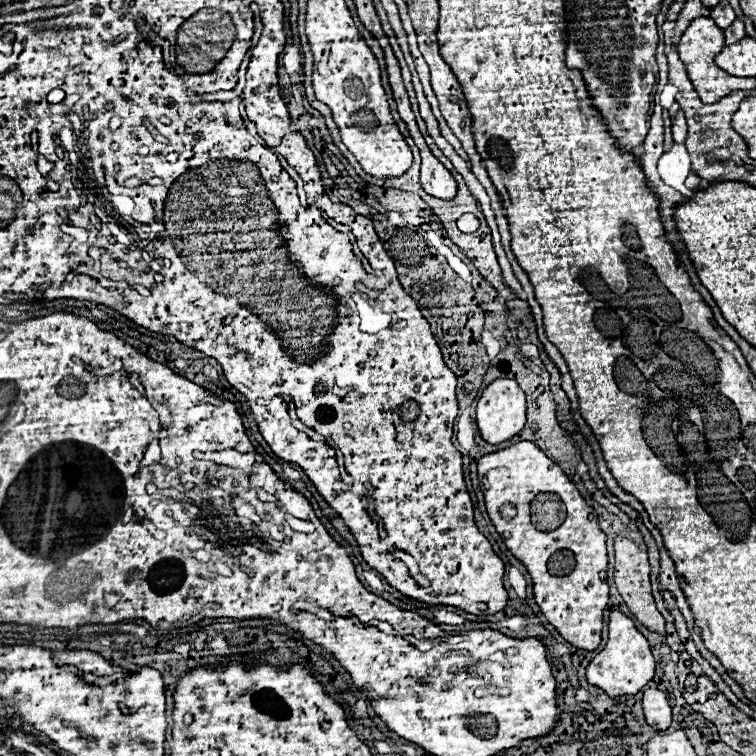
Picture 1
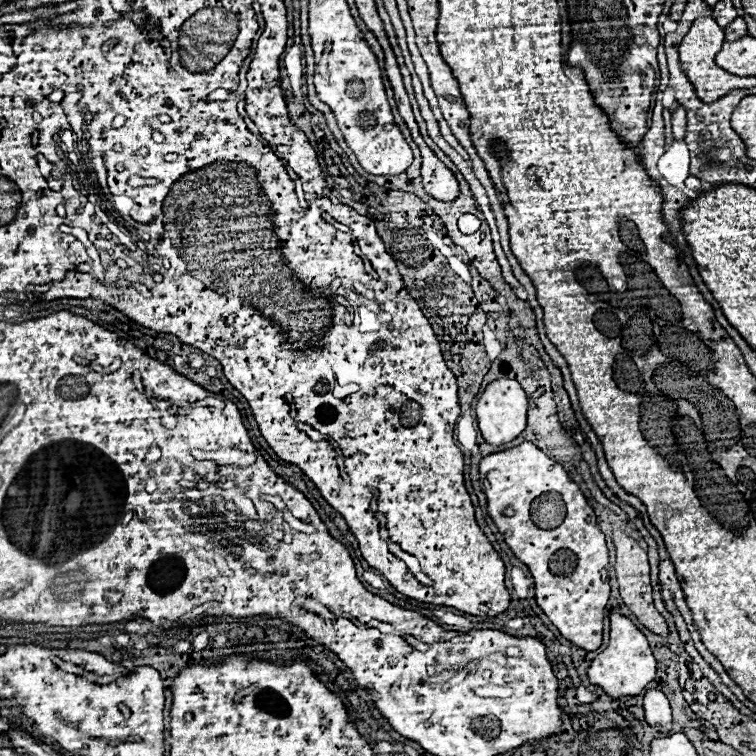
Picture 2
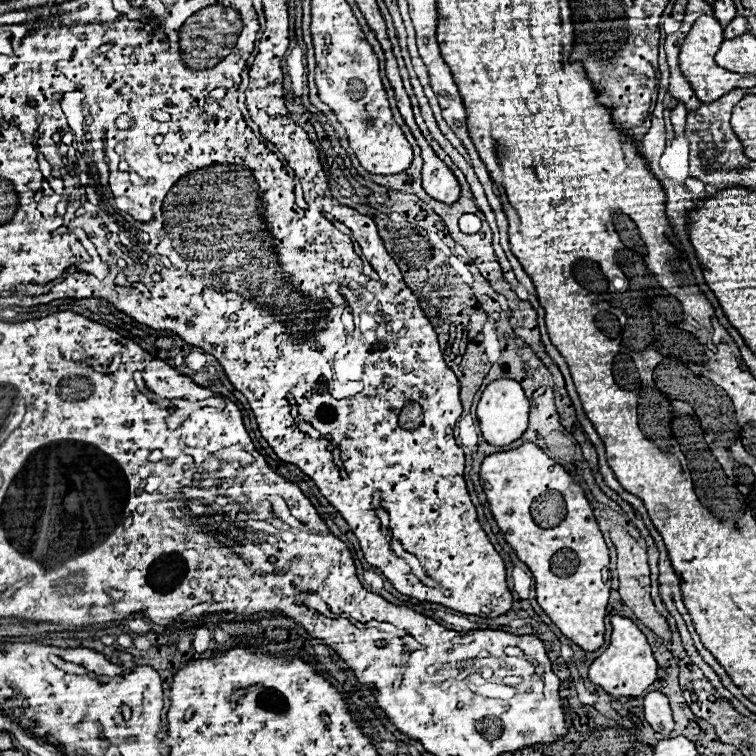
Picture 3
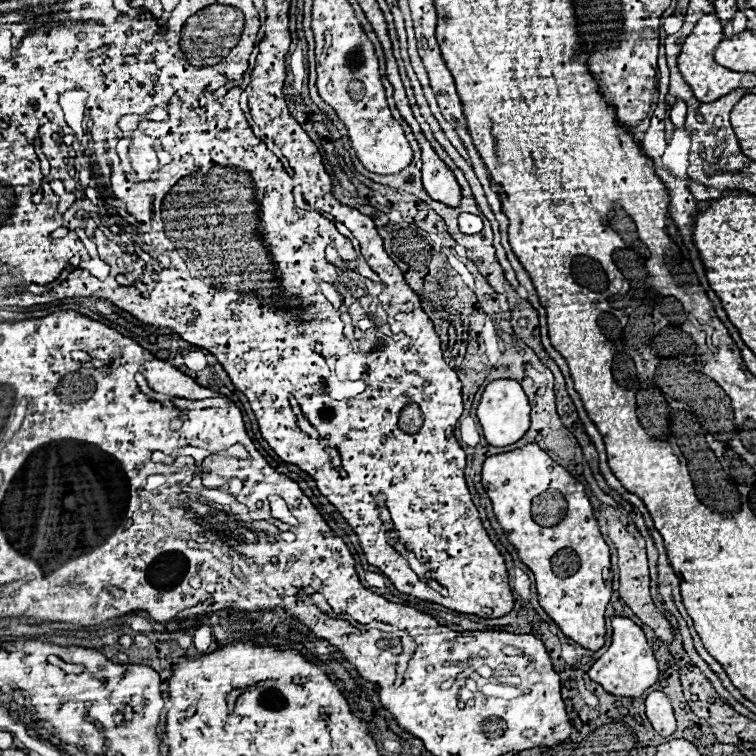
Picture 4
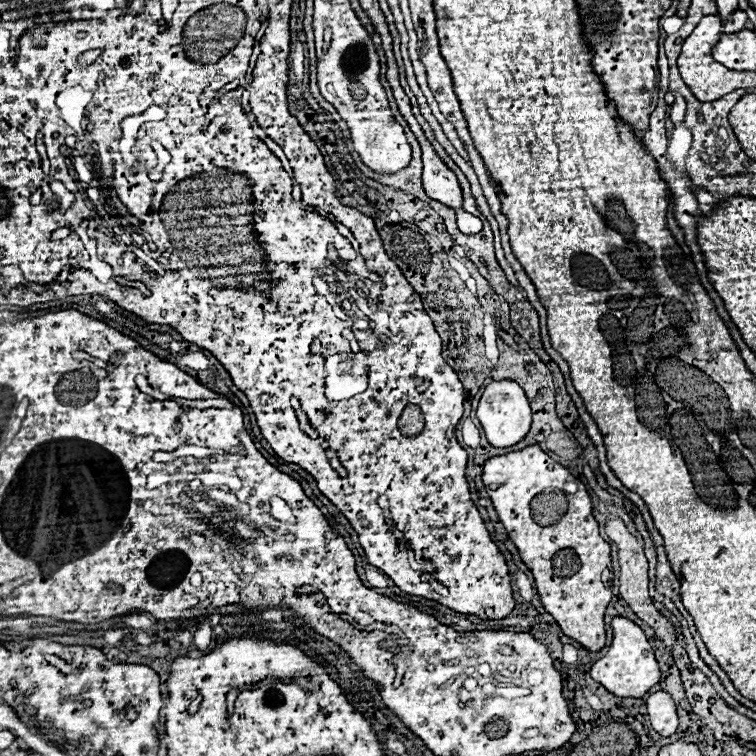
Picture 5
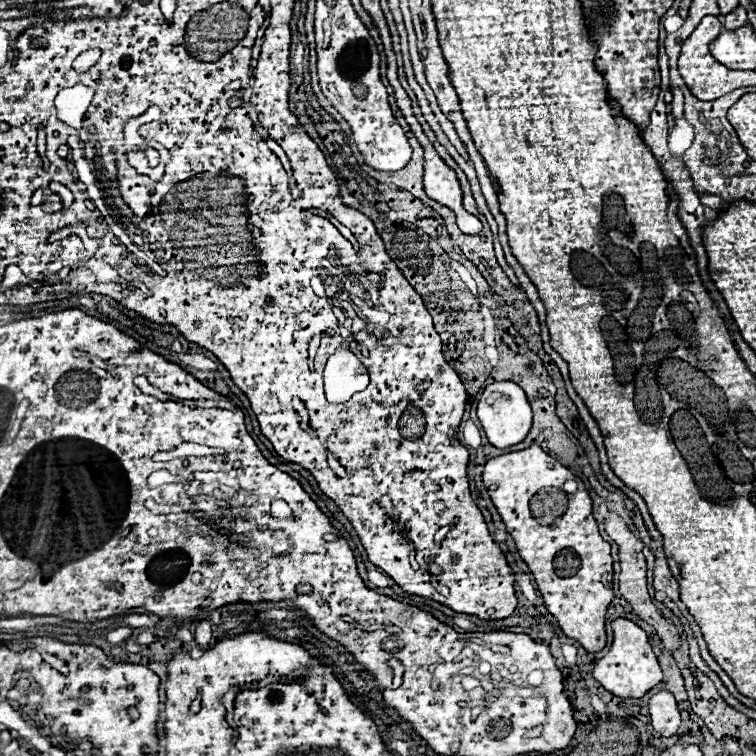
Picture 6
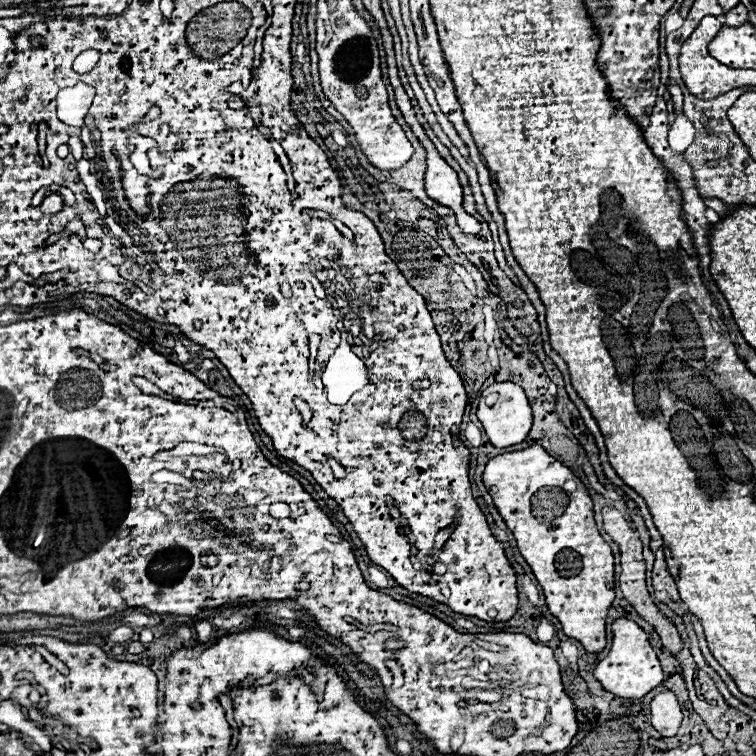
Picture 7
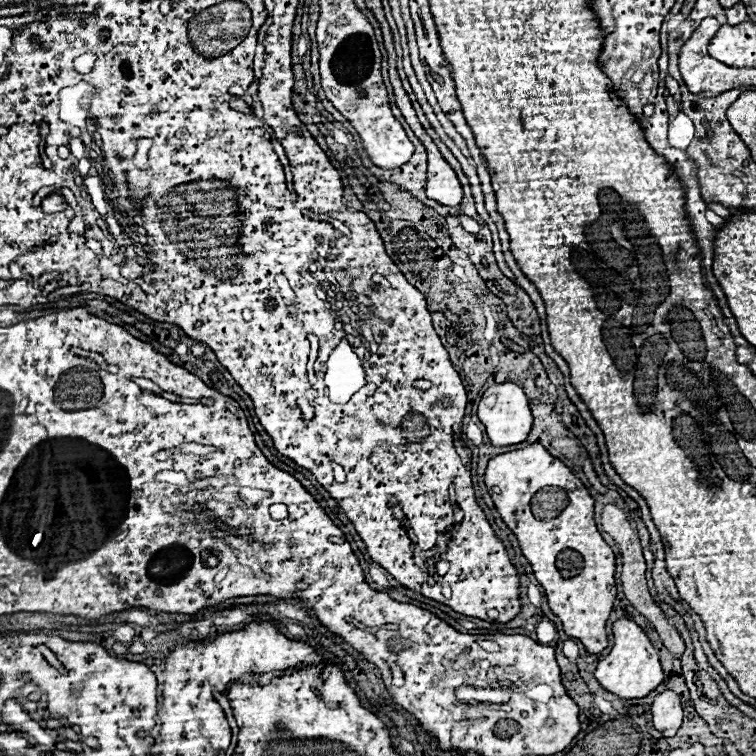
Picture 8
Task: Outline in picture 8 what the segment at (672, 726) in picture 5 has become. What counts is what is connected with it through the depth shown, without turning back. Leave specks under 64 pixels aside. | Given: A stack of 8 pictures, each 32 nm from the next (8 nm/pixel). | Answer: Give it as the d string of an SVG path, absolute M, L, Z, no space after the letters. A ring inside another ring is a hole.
M666 690L654 698L654 702L652 702L652 724L666 738L676 736L676 732L682 724L682 706L680 706L678 694L674 694L672 690Z

